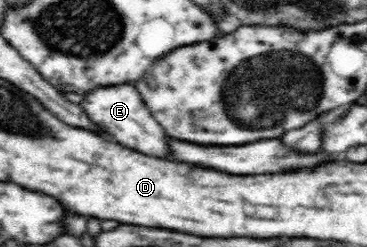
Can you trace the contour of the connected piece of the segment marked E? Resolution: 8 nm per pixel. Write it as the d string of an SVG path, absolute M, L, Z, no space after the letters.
M130 83L114 85L113 87L98 87L94 91L84 95L80 103L86 111L86 116L90 117L90 122L100 128L103 134L114 136L116 142L138 150L148 156L156 158L168 158L168 142L166 142L166 132L156 124L152 114L142 100L141 93Z

